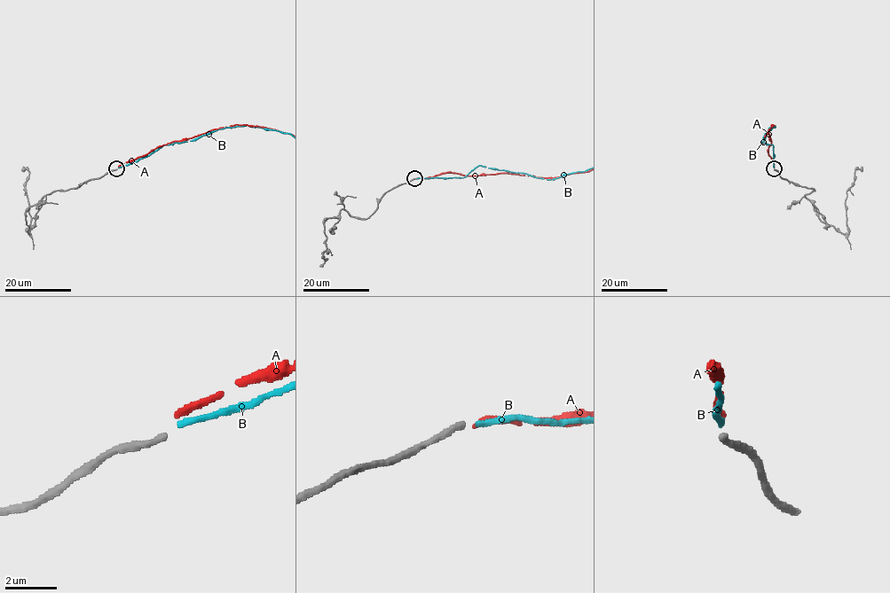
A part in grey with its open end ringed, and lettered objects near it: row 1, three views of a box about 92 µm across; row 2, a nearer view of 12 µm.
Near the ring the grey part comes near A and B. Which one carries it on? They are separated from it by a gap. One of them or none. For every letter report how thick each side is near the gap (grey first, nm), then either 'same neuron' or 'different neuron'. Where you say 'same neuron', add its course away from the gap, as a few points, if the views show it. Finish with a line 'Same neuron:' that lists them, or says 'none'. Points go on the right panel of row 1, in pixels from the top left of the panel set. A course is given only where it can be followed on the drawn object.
A: 240/220 nm | different neuron
B: 240/200 nm | different neuron
Same neuron: none

